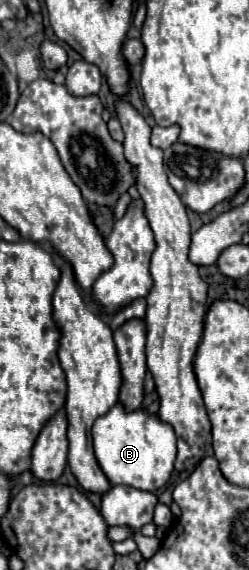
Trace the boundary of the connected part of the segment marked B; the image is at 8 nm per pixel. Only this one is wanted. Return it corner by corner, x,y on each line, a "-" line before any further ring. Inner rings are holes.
118,402
108,414
94,422
92,436
94,456
110,484
126,484
138,490
156,492
170,480
176,460
176,434
158,414
148,414
144,408
126,410
124,404

